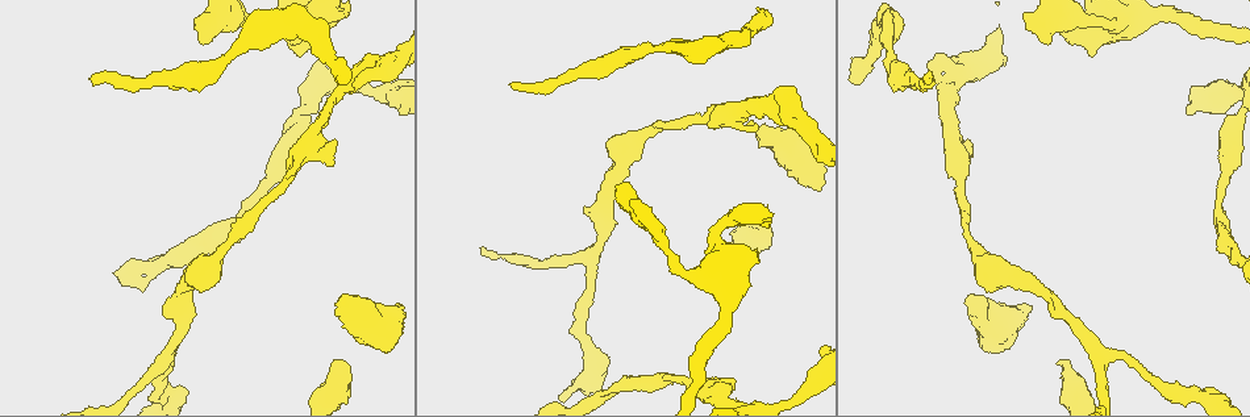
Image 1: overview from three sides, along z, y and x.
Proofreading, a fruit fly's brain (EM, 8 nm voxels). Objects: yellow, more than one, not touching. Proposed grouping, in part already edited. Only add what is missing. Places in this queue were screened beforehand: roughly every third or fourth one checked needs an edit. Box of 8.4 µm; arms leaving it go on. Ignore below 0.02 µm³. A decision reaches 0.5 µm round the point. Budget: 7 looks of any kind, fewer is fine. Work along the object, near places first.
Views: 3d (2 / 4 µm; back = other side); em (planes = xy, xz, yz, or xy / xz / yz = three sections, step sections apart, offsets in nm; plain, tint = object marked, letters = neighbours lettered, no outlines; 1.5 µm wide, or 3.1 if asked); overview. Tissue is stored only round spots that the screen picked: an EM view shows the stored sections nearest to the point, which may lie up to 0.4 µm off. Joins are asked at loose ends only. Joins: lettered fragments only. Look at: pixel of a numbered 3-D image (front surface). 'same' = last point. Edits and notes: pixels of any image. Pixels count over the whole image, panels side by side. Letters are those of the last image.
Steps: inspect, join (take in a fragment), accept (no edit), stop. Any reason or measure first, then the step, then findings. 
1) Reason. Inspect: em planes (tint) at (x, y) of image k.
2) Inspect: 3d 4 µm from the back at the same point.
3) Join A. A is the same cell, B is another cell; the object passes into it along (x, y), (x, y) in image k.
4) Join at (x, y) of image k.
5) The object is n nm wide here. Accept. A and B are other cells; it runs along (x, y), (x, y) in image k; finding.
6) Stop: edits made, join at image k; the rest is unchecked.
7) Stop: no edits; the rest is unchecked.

Branch stops here. Inspect: 3d 4 µm from the back at (922, 79) of image 1.

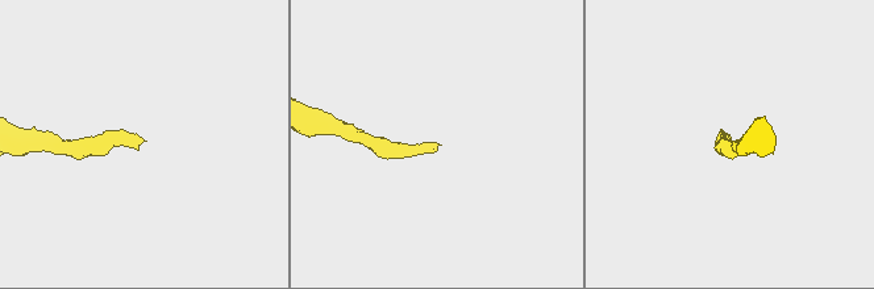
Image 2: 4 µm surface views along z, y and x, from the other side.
Inspect: em yz step 4 (letters) at (438, 143) of image 2.

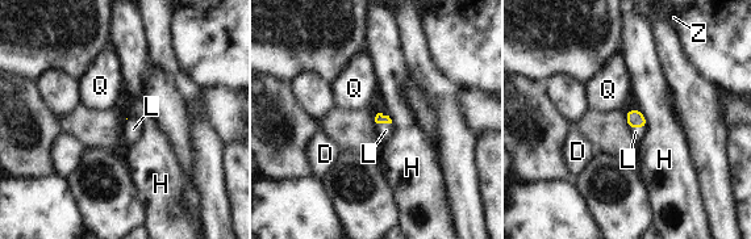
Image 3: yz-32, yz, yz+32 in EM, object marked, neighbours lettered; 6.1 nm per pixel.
Cut it another way. Inspect: em planes (letters) at the same point.

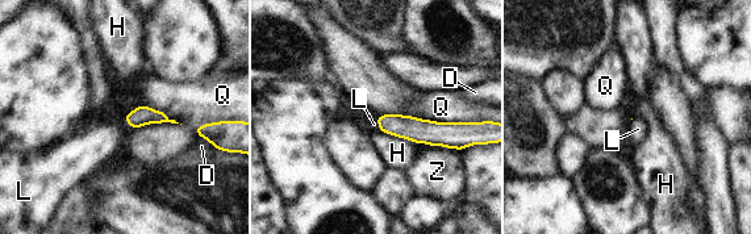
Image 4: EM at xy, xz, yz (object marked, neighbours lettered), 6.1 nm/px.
The longest contact is with Q, 360 nm. Join L. L is the same cell, D, H, Q and Z are other cells; the object passes into it along (144, 115), (129, 122), (95, 145) in image 4; it goes on there.

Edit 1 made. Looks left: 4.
Inspect: em planes (tint) at (359, 68) of image 1.

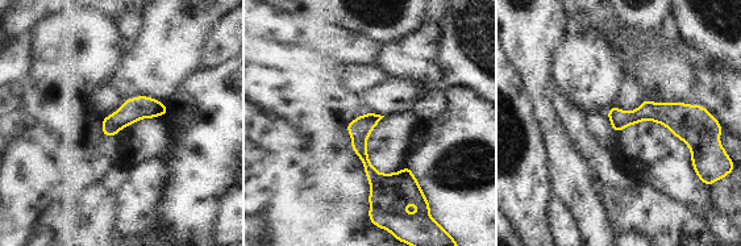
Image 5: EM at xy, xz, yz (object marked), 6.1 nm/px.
Inspect: em planes (letters) at the same point.

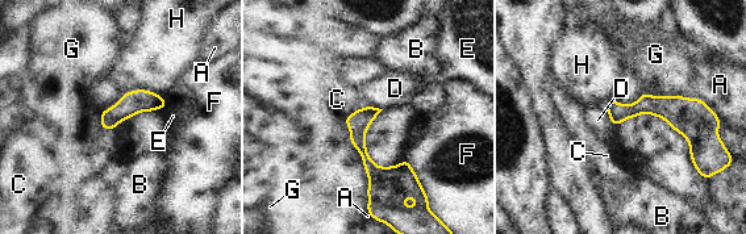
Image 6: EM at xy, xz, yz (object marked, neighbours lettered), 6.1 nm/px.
The object is 120 nm wide here. Accept. A, B, C, D, E, F, G and H are other cells; it runs along (609, 105), (615, 109), (700, 111) in image 6; no lettered fragment goes on from it.

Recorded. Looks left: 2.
Thick end. Inspect: em xz step 4 (letters) at (1090, 53) of image 1.

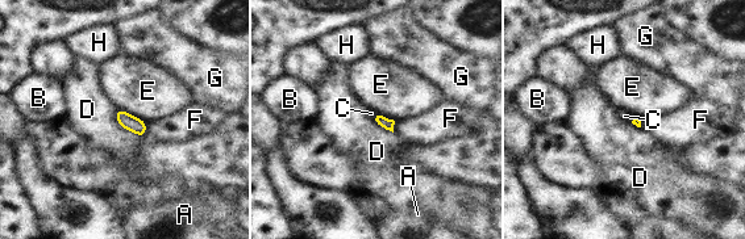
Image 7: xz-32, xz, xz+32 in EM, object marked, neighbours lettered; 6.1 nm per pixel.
Accept. A, B, C, D, E, F, G and H are other cells; a border runs along (117, 108), (145, 122) in image 7; no lettered fragment goes on from it.

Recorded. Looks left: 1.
Stop: edits made, join at image 4; the rest is unchecked.

